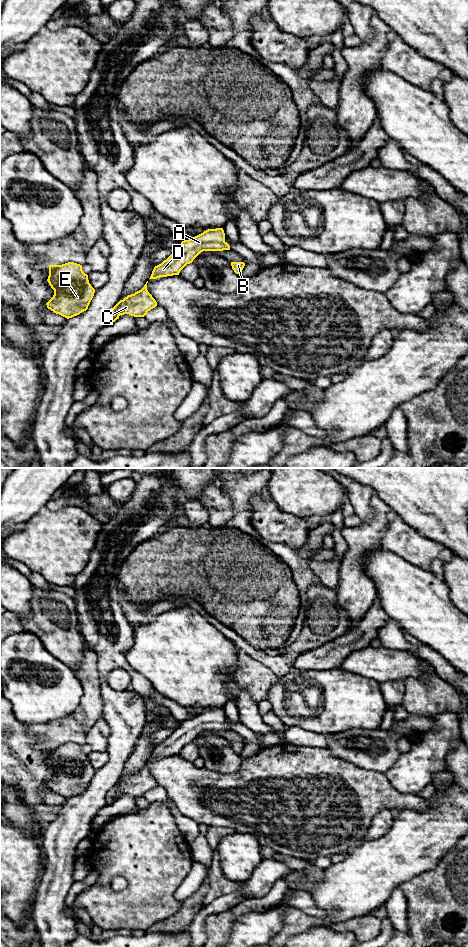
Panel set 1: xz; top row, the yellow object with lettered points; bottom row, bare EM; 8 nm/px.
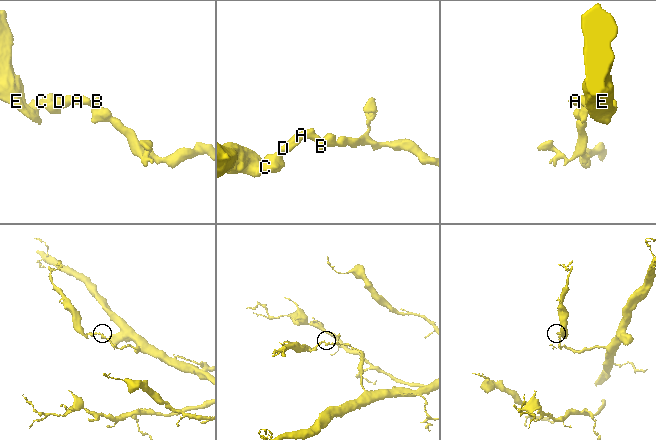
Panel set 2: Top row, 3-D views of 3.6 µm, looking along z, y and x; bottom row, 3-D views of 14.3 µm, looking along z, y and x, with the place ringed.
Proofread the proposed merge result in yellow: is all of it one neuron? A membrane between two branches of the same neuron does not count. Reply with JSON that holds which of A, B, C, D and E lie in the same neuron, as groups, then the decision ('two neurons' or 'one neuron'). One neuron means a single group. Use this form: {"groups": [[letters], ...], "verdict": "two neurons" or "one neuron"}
{"groups": [["A", "B", "C", "D", "E"]], "verdict": "one neuron"}

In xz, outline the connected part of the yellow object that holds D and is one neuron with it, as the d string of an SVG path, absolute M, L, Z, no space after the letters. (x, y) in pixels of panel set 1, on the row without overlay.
M223 708L208 709L184 720L161 744L154 747L149 759L179 755L180 751L203 731L230 730Z

